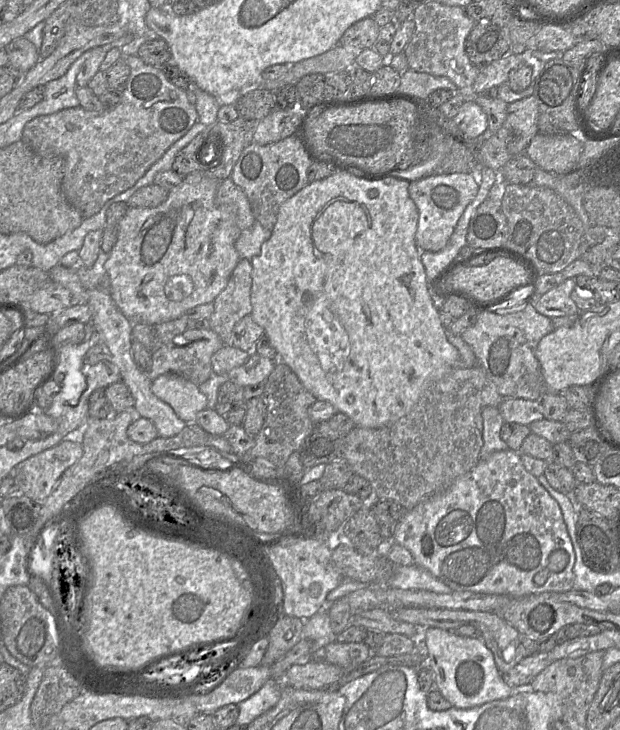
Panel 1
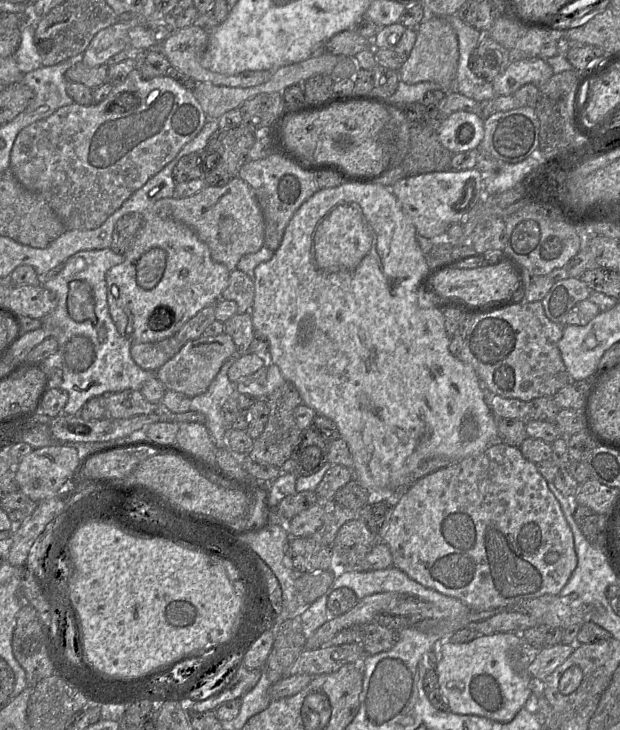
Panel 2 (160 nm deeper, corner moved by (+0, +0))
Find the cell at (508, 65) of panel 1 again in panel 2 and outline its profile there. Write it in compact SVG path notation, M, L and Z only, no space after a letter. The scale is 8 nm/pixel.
M543 59L512 61L505 71L492 81L492 85L497 96L508 96L525 84L542 86L553 75L553 69Z

